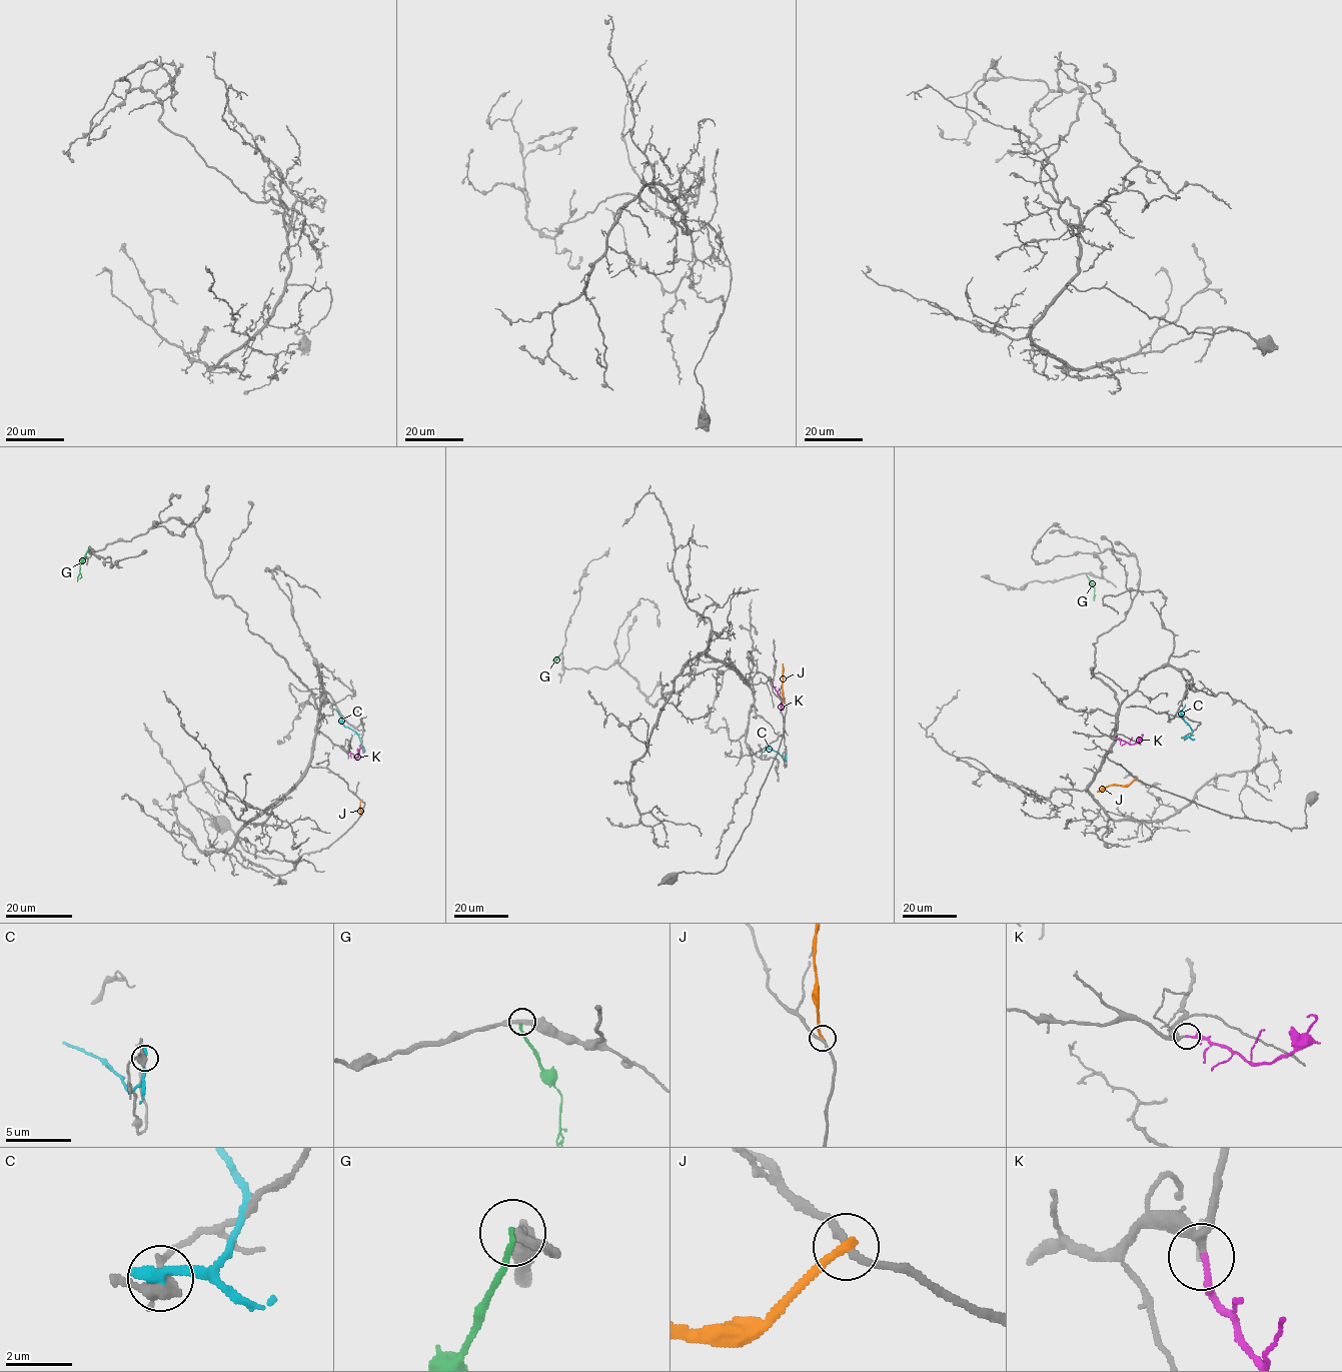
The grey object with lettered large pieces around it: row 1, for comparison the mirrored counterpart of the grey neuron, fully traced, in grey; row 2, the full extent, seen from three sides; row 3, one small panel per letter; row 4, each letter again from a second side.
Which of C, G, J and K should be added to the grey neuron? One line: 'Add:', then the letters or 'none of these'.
Add: K

